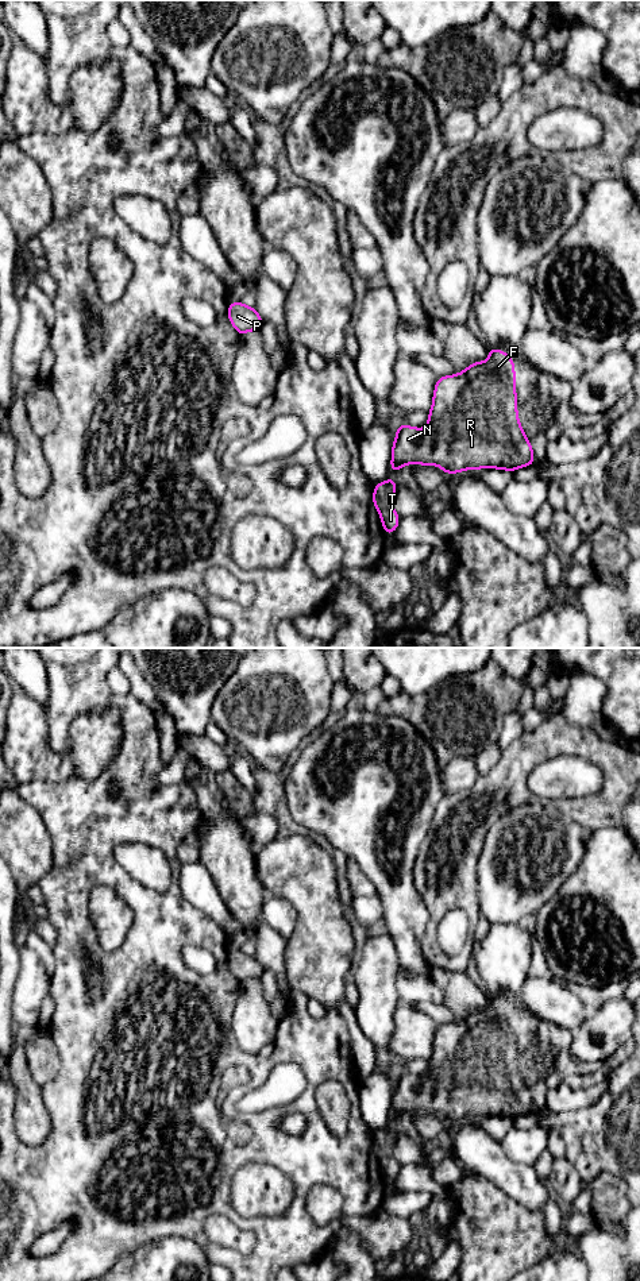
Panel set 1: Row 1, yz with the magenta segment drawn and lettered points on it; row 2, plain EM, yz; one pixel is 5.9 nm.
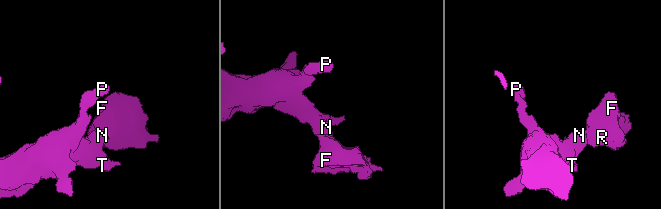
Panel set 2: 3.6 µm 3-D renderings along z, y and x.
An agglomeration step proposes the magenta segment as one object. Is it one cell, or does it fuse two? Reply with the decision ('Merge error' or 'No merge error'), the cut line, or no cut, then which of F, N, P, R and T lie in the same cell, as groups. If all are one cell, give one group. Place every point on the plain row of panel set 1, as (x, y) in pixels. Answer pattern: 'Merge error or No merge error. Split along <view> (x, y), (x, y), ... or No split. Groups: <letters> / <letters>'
No merge error. No split. Groups: F N P R T

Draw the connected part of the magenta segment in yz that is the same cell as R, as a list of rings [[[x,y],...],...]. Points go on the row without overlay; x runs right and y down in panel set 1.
[[[489,995],[487,1010],[474,1010],[460,1022],[437,1025],[427,1076],[398,1073],[389,1120],[397,1120],[404,1114],[413,1116],[417,1112],[437,1114],[446,1123],[475,1116],[513,1120],[535,1112],[531,1089],[517,1062],[514,1020],[513,1006]]]

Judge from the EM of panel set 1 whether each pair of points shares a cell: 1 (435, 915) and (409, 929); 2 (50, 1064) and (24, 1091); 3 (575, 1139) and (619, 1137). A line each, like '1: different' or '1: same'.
1: different
2: different
3: same

